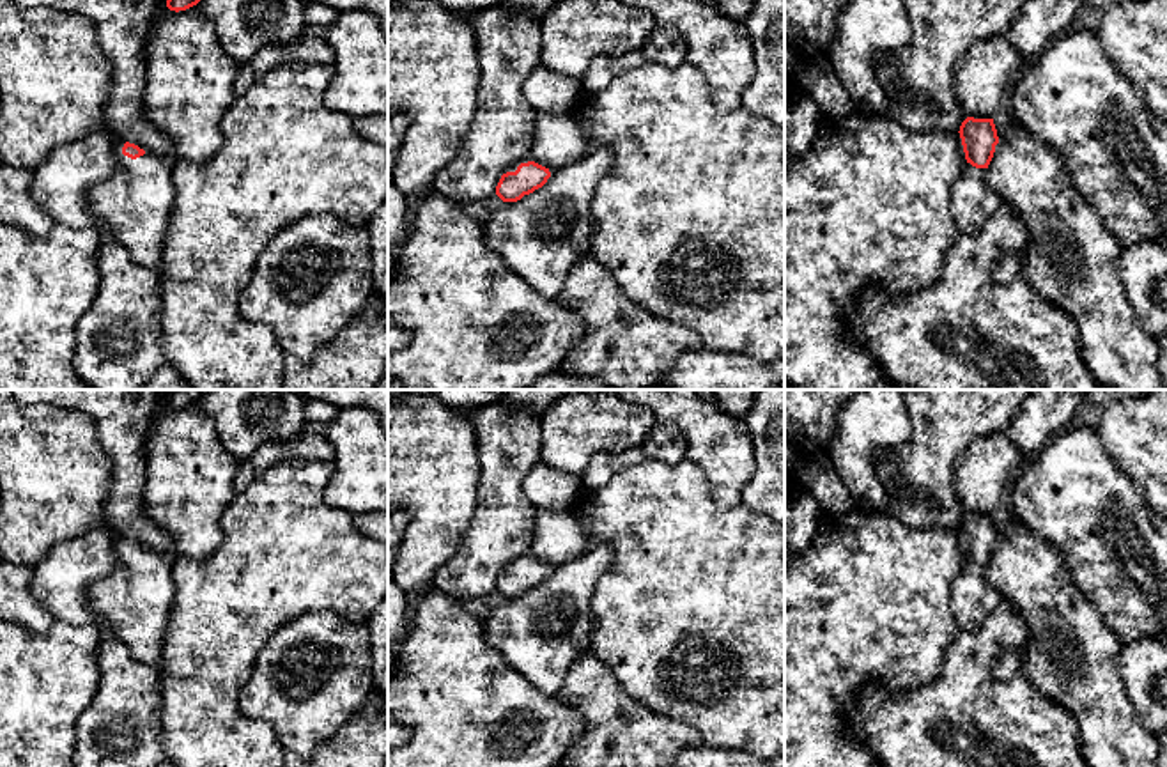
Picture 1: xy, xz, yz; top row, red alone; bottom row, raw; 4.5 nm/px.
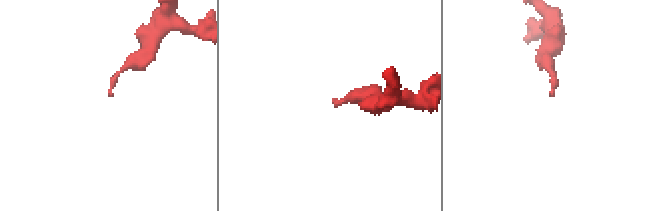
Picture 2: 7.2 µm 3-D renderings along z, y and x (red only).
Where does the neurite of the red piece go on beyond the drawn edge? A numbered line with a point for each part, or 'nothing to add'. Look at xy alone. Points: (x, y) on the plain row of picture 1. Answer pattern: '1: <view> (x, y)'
1: xy (135, 601)

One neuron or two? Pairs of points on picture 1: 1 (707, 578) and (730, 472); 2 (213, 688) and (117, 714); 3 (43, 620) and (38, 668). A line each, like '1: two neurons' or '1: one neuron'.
1: two neurons
2: two neurons
3: two neurons

